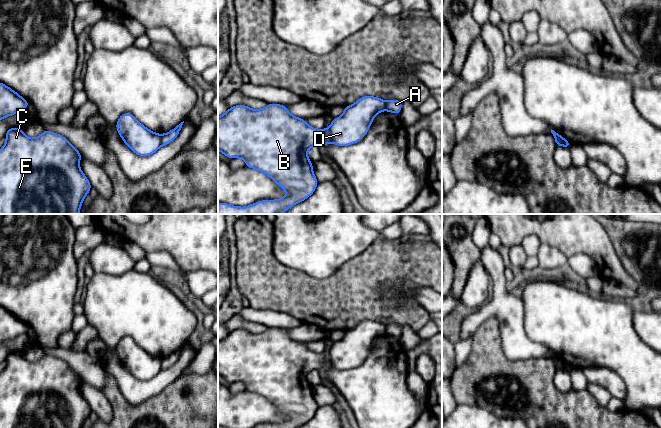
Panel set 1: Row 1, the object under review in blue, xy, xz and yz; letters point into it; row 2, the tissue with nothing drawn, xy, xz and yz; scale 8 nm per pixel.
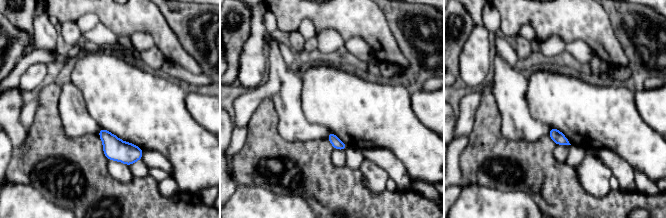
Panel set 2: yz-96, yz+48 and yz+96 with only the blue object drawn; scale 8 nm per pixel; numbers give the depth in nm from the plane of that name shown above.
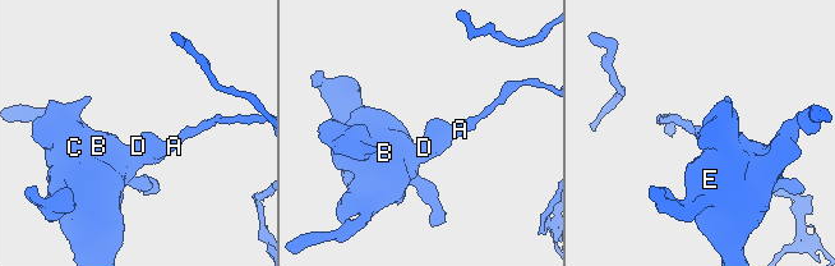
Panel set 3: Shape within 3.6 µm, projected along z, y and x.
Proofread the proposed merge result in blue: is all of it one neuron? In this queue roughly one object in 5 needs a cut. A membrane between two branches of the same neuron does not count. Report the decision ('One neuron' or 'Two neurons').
Two neurons

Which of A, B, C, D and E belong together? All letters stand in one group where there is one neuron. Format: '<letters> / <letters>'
A / B C D E

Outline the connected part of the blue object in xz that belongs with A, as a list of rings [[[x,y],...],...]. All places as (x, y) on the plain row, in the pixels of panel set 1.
[[[389,324],[386,326],[385,334],[399,339],[401,336],[402,327],[403,325],[401,324]]]

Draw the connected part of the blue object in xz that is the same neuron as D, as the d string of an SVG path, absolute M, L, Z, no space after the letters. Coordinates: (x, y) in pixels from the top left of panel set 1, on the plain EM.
M366 319L344 331L344 337L334 342L324 354L315 353L304 343L293 340L288 330L267 328L262 333L254 334L246 329L235 329L218 341L218 374L230 383L243 382L246 391L265 397L287 416L284 422L261 424L253 428L298 428L311 420L319 408L307 375L314 370L322 372L327 367L348 370L359 366L385 330L383 323Z

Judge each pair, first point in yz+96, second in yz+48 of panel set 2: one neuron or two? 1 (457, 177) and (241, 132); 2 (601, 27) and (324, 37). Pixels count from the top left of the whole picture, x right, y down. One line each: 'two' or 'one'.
1: one
2: two

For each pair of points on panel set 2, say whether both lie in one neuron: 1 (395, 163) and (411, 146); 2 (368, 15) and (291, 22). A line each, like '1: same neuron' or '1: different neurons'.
1: different neurons
2: same neuron

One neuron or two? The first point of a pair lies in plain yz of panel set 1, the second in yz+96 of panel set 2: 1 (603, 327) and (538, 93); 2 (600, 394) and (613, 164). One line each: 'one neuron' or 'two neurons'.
1: one neuron
2: two neurons

